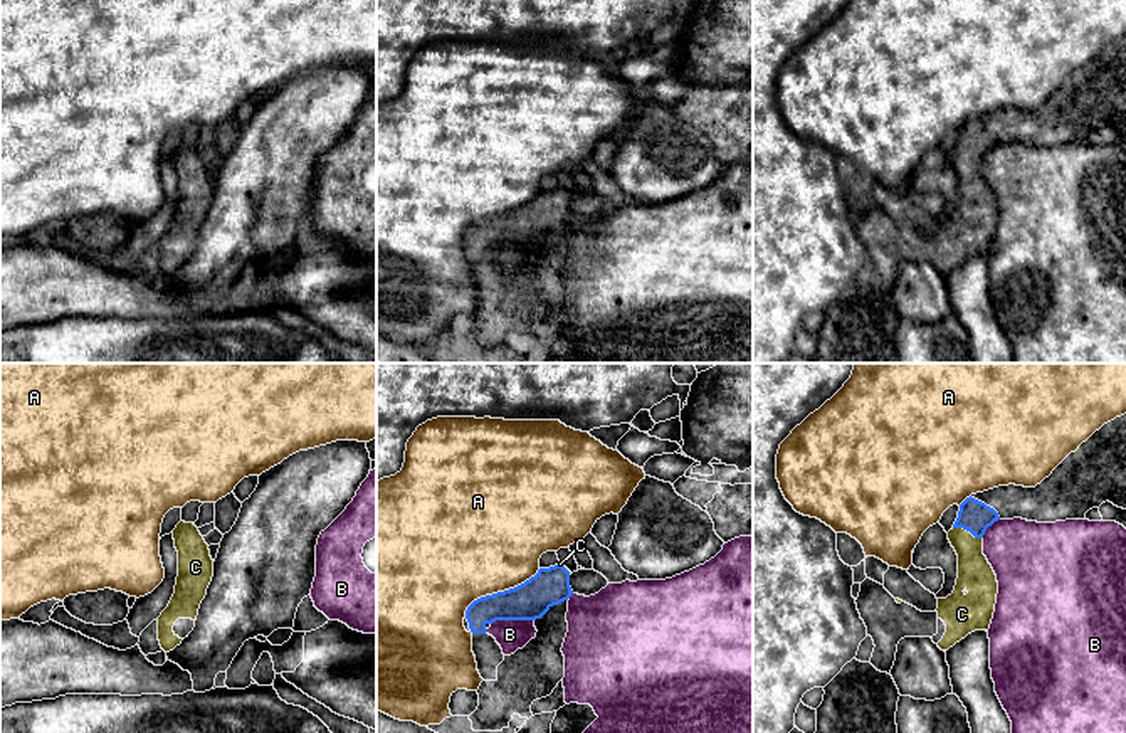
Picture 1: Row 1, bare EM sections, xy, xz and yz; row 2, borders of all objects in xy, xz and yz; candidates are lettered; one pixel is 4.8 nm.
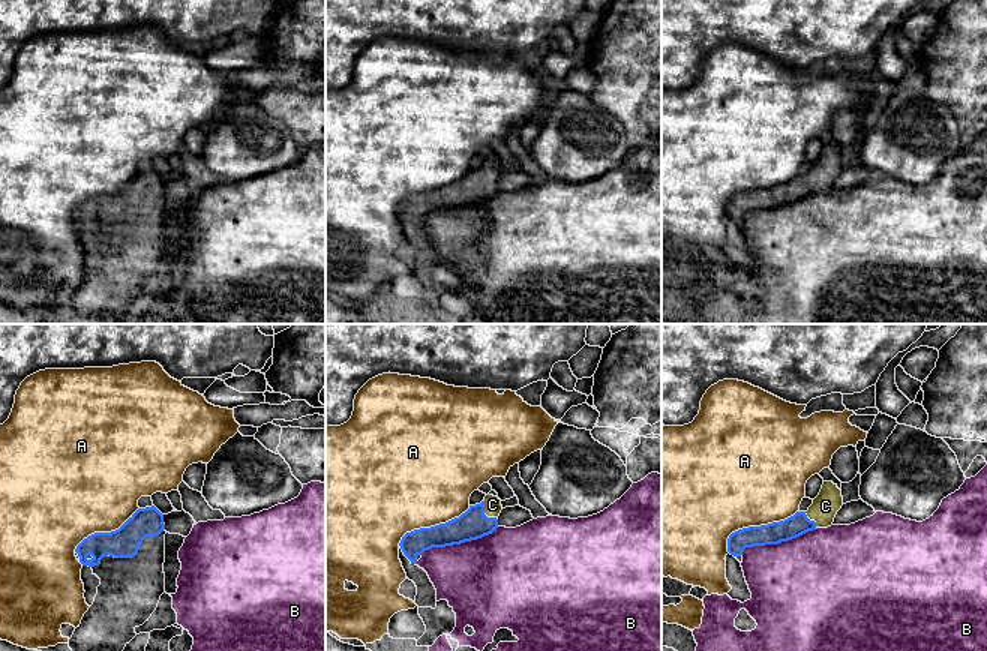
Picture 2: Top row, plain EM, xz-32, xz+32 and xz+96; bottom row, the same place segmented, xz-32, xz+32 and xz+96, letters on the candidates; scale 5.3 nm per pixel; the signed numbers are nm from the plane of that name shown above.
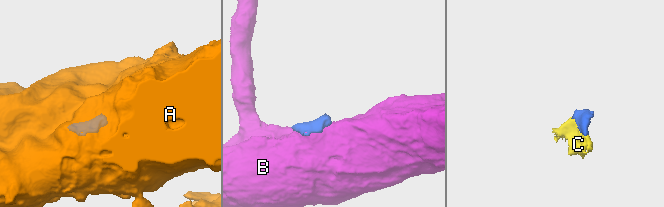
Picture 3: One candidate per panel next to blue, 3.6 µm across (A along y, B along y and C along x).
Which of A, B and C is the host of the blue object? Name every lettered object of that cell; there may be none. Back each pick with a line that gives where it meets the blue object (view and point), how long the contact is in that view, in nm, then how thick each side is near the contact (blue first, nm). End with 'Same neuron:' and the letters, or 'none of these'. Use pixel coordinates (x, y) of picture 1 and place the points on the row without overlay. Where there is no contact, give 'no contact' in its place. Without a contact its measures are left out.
C: contact yz (968, 153); length 160 nm; calibres 160 and 170 nm
Same neuron: C

